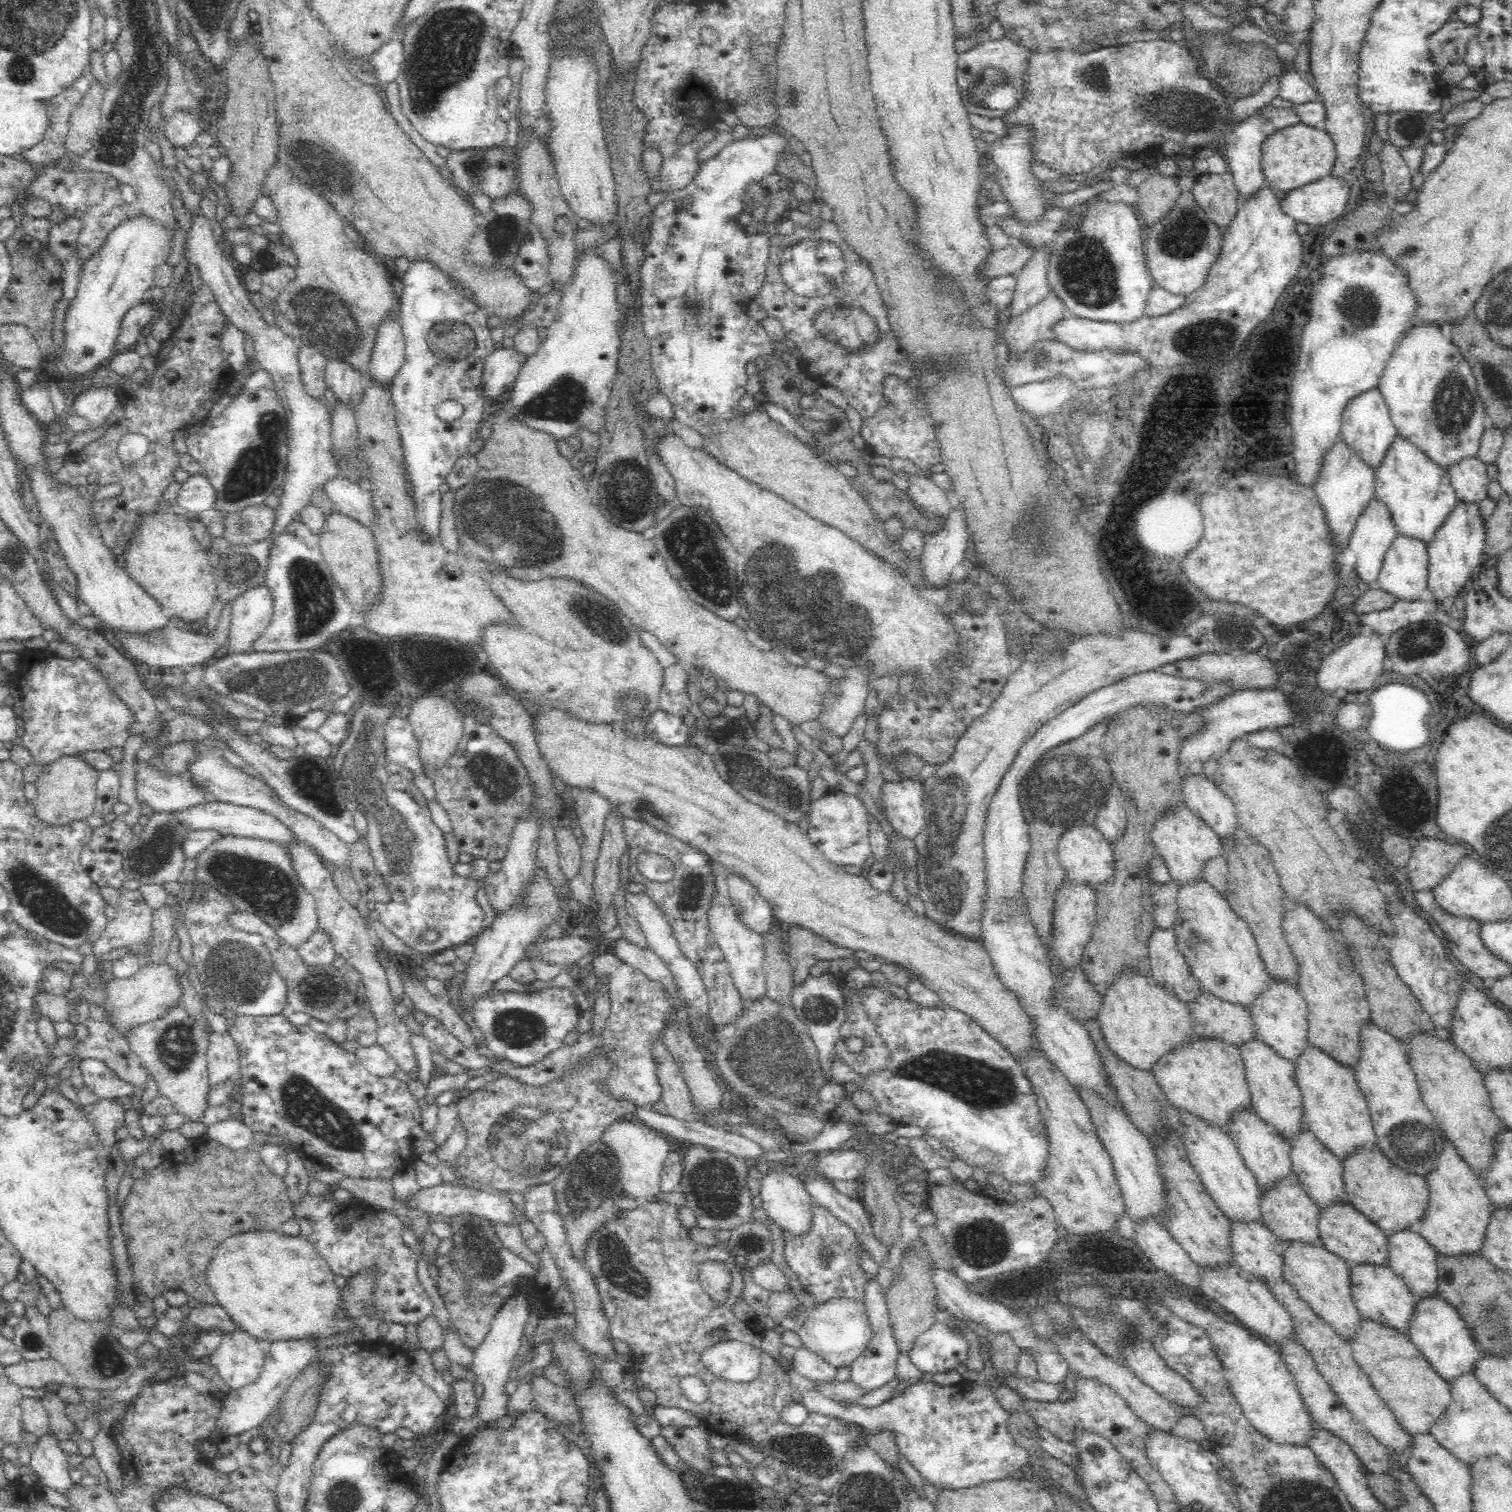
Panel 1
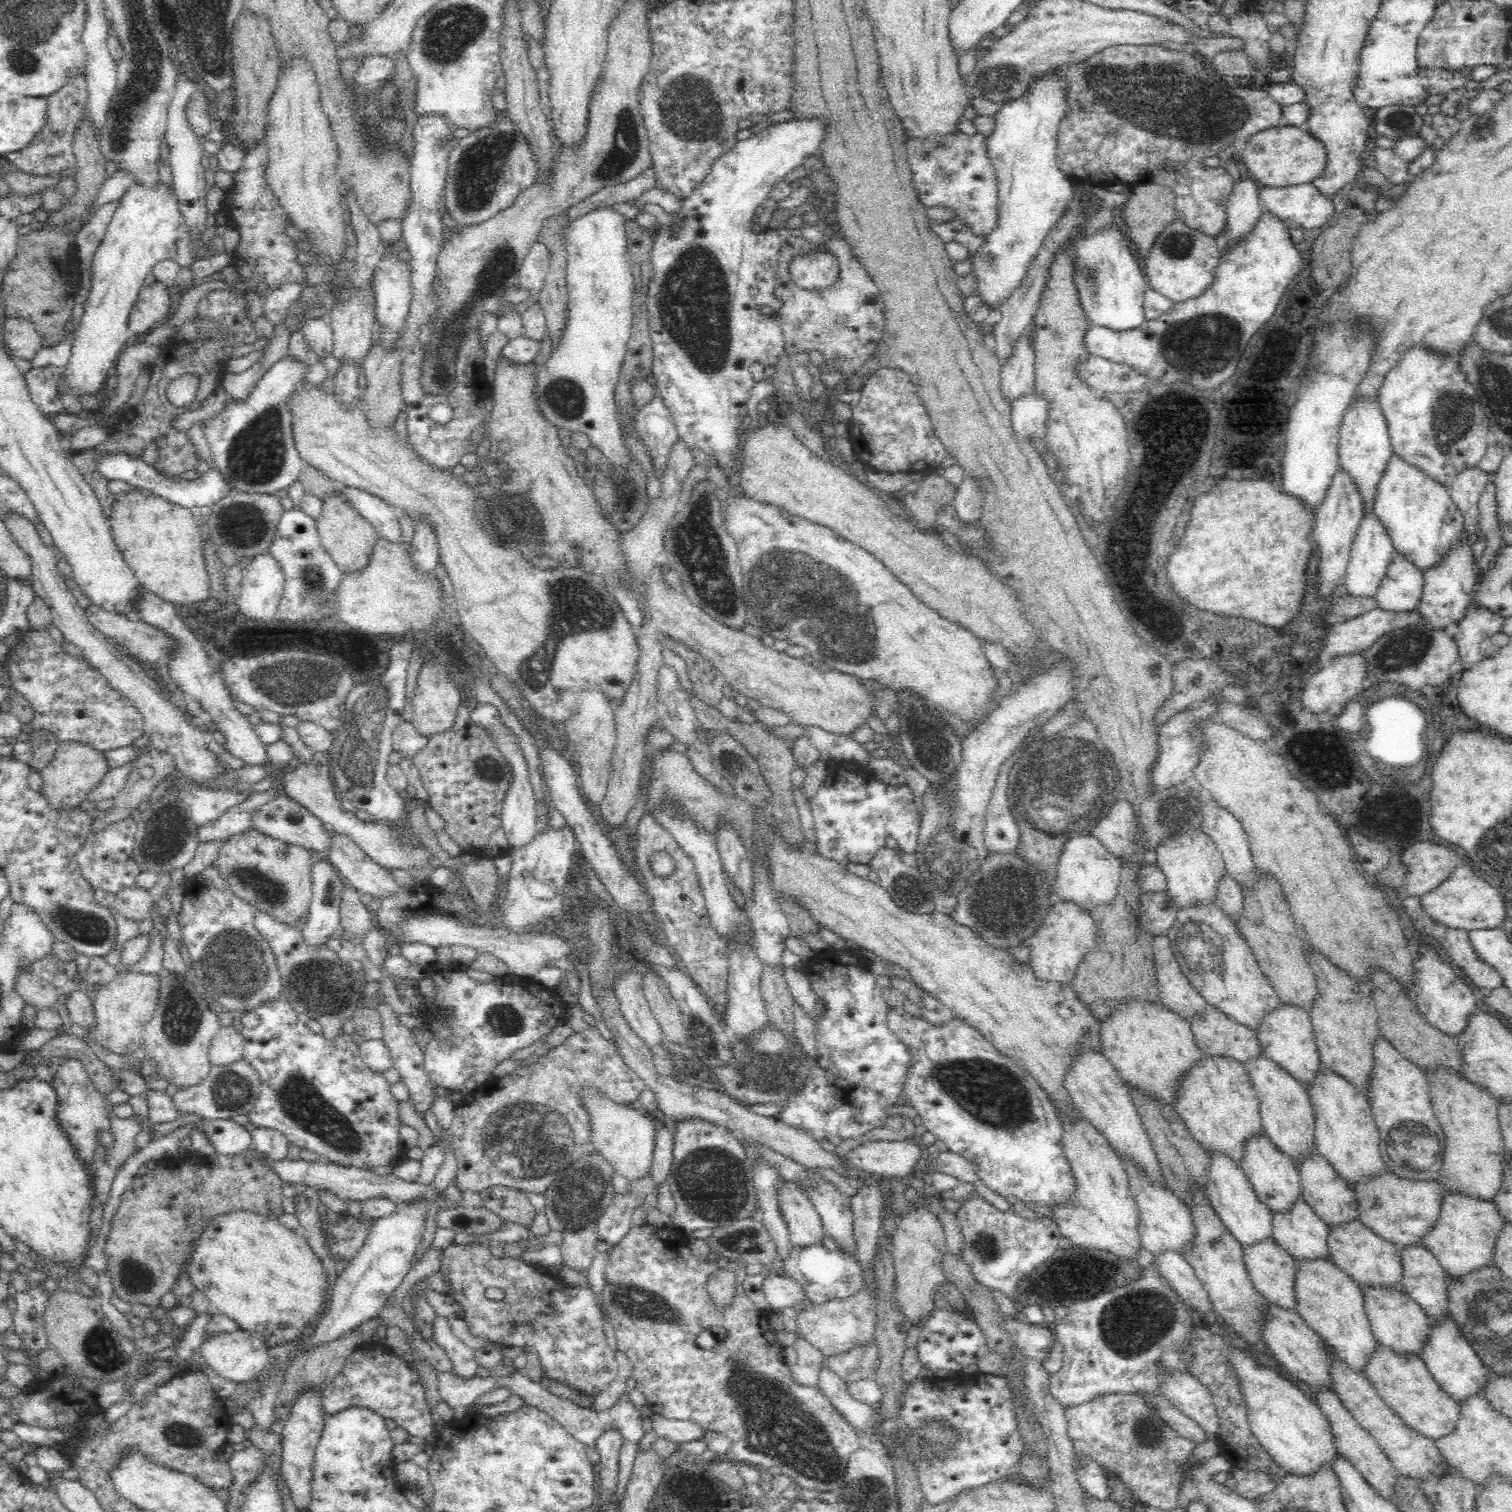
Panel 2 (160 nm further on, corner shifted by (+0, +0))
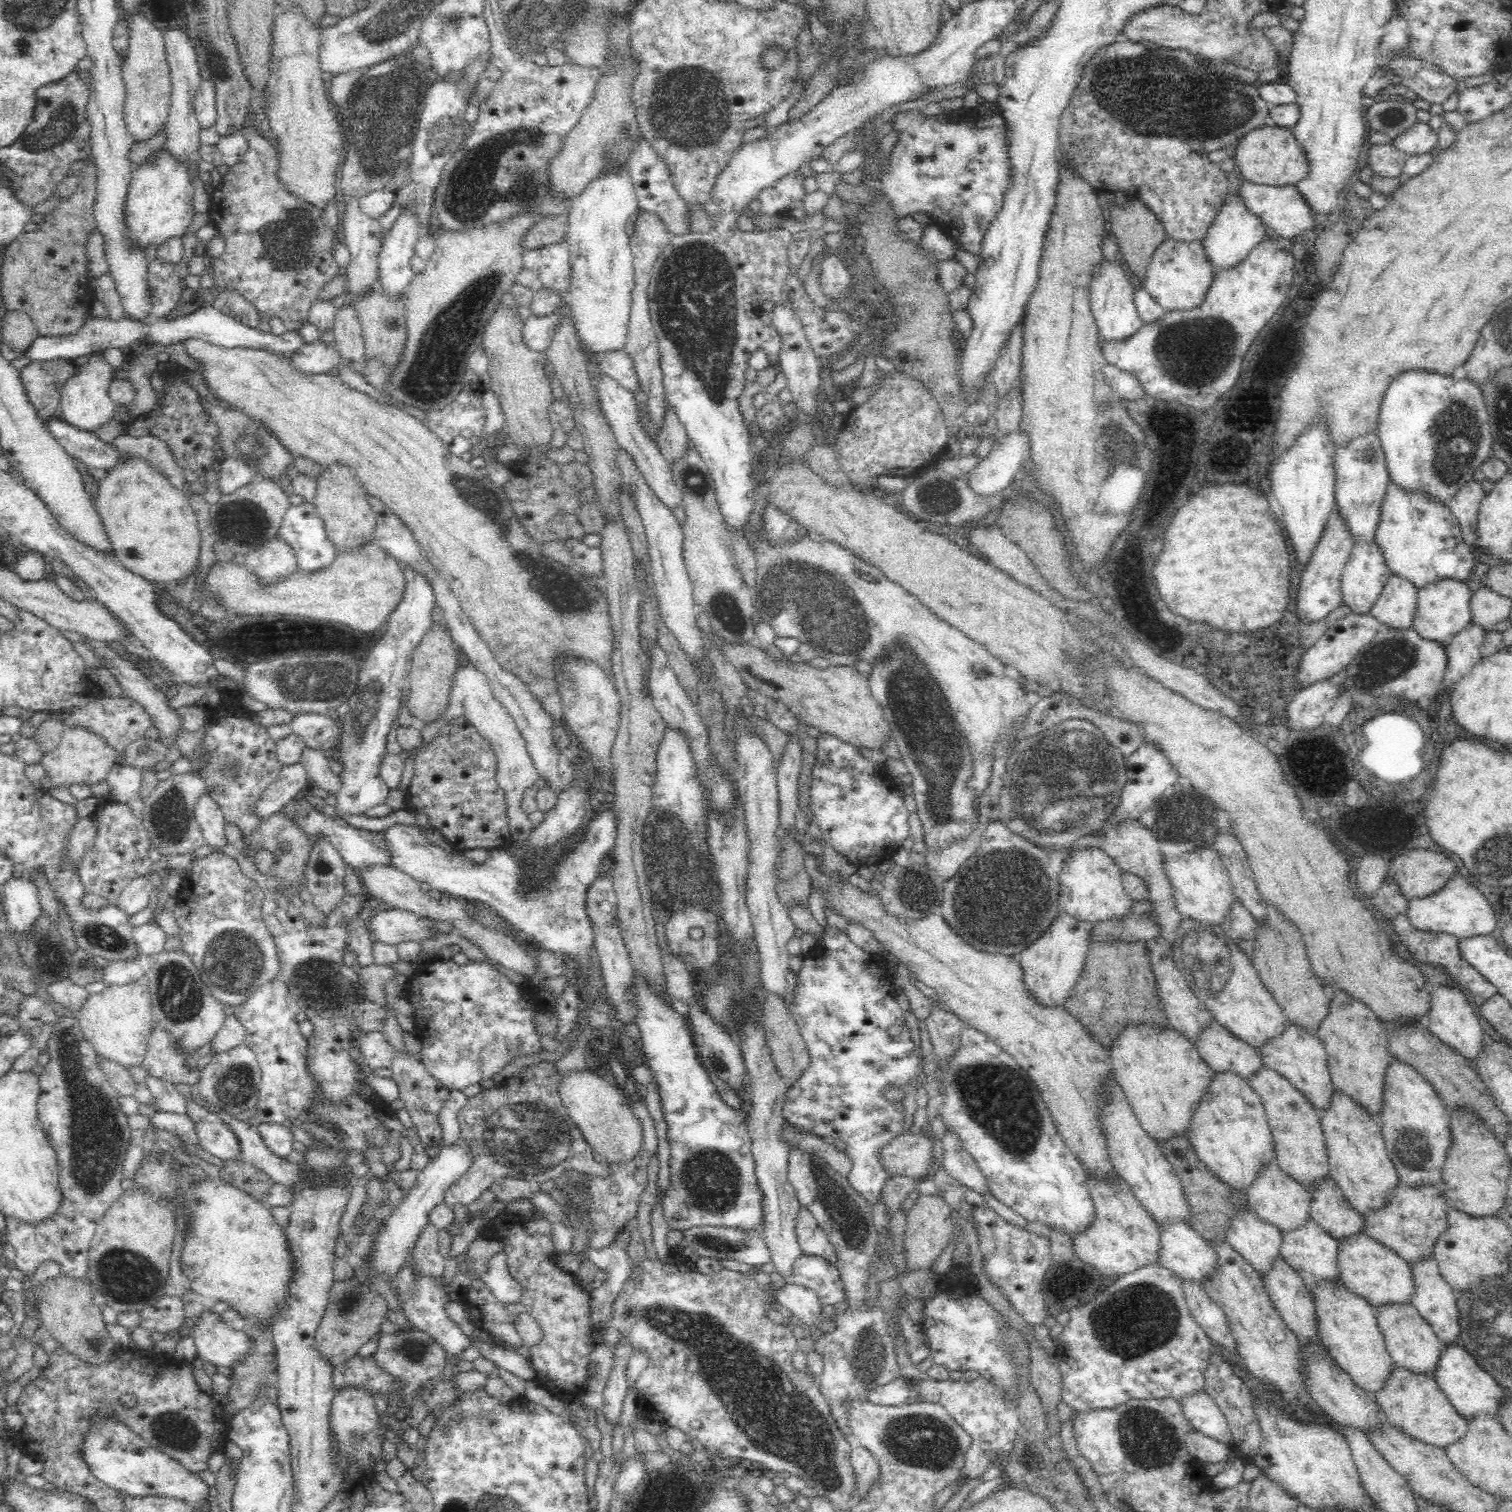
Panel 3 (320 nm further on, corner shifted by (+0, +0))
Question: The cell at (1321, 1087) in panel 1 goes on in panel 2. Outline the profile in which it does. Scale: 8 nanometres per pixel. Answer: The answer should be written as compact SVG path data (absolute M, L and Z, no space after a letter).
M1322 1063L1314 1071L1313 1077L1301 1085L1314 1111L1314 1150L1330 1161L1338 1175L1352 1186L1360 1177L1375 1175L1386 1169L1379 1151L1379 1130L1364 1087L1354 1085Z

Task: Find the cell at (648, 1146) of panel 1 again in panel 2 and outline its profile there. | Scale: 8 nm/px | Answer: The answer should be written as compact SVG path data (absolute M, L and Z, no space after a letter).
M588 1090L580 1092L584 1097L584 1105L592 1117L592 1144L595 1151L600 1153L614 1167L620 1176L629 1183L644 1180L652 1170L652 1158L656 1148L657 1123L639 1106L621 1106L603 1098L601 1094Z

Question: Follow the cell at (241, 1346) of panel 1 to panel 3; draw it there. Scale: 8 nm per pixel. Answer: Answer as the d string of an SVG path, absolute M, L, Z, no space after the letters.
M203 1309L198 1317L198 1326L192 1336L197 1348L197 1356L202 1360L220 1366L234 1368L254 1354L254 1341L248 1336L248 1331L237 1331L219 1319L218 1314Z

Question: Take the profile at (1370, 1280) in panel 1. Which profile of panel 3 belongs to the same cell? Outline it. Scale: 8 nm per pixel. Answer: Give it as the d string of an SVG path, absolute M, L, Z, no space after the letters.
M1390 1301L1375 1307L1375 1319L1382 1333L1385 1349L1394 1365L1400 1365L1414 1372L1432 1373L1437 1363L1442 1344L1426 1319L1416 1307L1406 1301Z

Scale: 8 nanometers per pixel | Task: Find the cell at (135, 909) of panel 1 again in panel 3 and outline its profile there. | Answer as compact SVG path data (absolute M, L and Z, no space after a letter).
M148 876L134 878L126 888L121 890L113 906L126 914L127 918L130 918L133 914L146 910L146 907L150 904L149 898L152 890L153 886Z

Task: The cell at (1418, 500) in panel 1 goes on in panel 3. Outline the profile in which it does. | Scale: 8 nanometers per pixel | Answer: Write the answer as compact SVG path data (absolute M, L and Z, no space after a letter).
M1394 477L1390 478L1374 538L1384 549L1391 572L1408 578L1418 589L1442 578L1466 582L1473 576L1478 555L1475 548L1464 542L1460 521L1448 502L1435 498L1426 489L1412 489L1398 483Z

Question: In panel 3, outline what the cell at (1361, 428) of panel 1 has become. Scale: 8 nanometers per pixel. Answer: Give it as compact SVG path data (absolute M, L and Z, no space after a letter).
M1377 430L1356 435L1350 442L1335 447L1335 501L1341 506L1344 519L1350 523L1354 544L1371 541L1380 516L1380 506L1390 480L1389 465Z

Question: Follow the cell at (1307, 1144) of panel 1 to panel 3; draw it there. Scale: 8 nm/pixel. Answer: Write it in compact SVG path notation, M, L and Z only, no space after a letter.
M1329 1174L1312 1181L1309 1194L1309 1216L1335 1239L1356 1233L1365 1225L1362 1213L1350 1205L1336 1180Z

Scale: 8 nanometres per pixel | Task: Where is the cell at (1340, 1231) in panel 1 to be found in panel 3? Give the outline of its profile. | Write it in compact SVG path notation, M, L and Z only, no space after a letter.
M1363 1229L1338 1241L1337 1265L1338 1278L1342 1284L1362 1298L1368 1299L1368 1303L1374 1307L1390 1301L1409 1302L1413 1295L1415 1284L1411 1278L1410 1262L1394 1252L1394 1249L1372 1239Z

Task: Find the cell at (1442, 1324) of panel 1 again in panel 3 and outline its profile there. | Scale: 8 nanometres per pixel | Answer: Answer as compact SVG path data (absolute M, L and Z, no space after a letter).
M1460 1341L1442 1344L1442 1350L1439 1352L1439 1357L1432 1373L1439 1388L1453 1405L1453 1408L1467 1420L1482 1411L1489 1412L1489 1414L1495 1416L1500 1402L1506 1398L1506 1391L1497 1383L1494 1376L1486 1372L1486 1369L1478 1364L1478 1361Z

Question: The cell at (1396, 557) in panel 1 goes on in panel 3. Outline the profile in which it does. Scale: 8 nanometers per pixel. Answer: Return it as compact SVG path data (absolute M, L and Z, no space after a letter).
M1401 574L1388 578L1380 596L1369 611L1387 626L1407 629L1413 624L1417 607L1418 587Z

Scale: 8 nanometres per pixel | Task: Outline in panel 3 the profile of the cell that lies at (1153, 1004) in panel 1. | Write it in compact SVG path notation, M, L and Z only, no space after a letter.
M1130 1021L1120 1027L1109 1046L1110 1065L1112 1065L1112 1075L1122 1085L1138 1121L1156 1142L1165 1141L1174 1133L1187 1134L1195 1104L1210 1082L1213 1070L1201 1058L1196 1045L1188 1039L1188 1036L1170 1024Z

